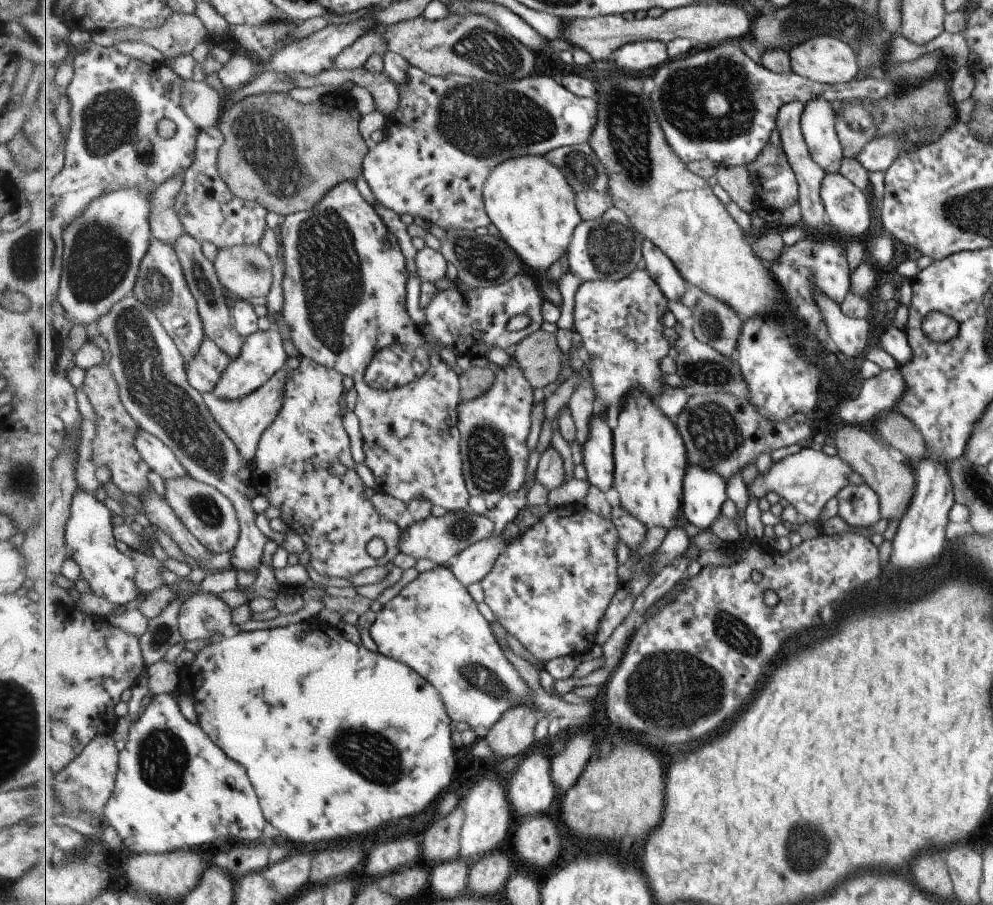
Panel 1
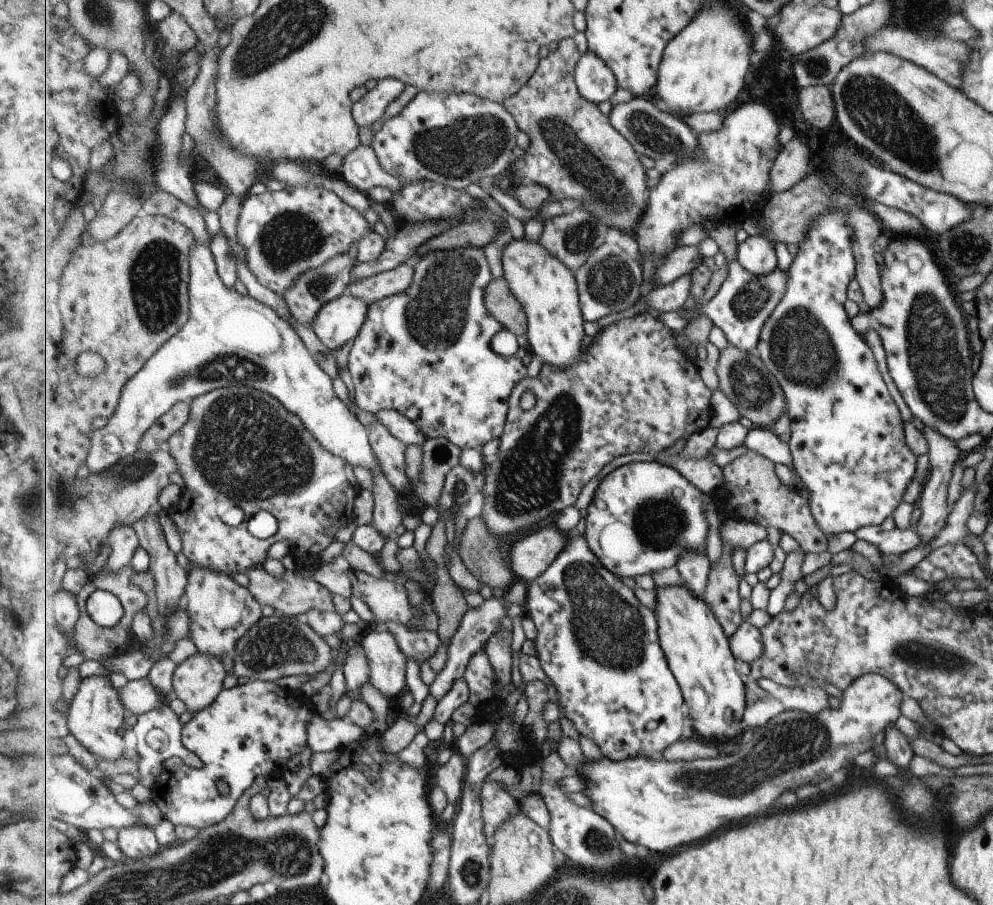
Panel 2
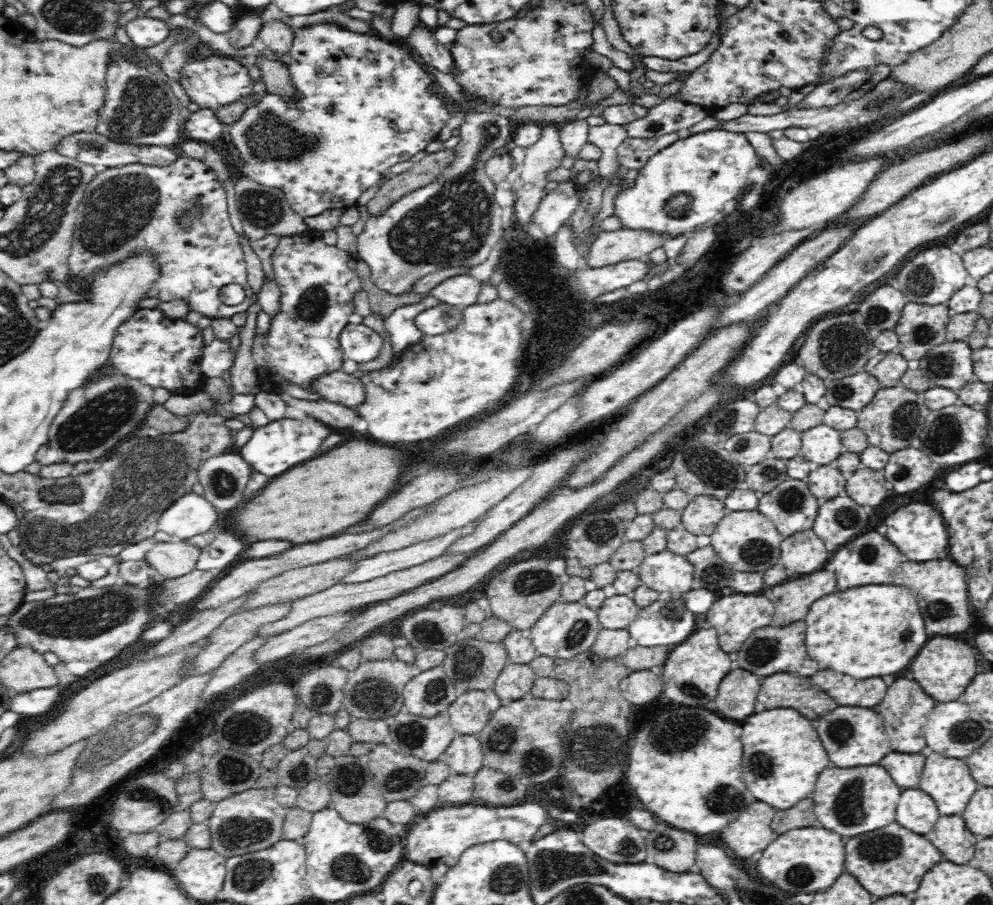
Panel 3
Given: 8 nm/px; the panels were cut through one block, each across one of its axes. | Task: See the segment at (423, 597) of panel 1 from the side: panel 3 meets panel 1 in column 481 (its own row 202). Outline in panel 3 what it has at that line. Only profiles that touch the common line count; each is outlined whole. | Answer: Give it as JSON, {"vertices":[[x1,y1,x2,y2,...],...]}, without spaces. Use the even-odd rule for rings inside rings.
{"vertices":[[715,128,689,137,684,136,652,154,638,170,638,178,634,180,634,184,616,194,614,218,618,219,619,228,626,230,650,231,665,238,680,236,700,224,710,222,718,212,724,210,726,202,737,201,746,191,749,171,758,166,758,162,760,158,756,150,742,132]]}

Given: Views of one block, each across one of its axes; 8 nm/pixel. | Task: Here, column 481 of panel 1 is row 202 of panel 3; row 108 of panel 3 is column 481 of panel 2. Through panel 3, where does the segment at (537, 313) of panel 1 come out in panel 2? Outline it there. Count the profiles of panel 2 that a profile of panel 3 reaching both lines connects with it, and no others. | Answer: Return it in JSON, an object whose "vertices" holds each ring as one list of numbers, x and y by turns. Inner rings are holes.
{"vertices":[[461,247,460,249,441,249,415,257,412,263,414,279,405,292,395,293,393,296,380,300,369,306,367,320,354,340,353,350,350,352,350,371,356,384,354,402,365,413,379,415,382,411,393,410,409,418,428,439,444,437,463,449,483,449,488,443,501,439,506,429,510,415,510,398,519,384,527,378,527,368,521,359,514,355,503,356,491,348,491,340,505,327,499,319,490,313,486,305,486,288,494,279,491,278,491,267,485,247]]}

